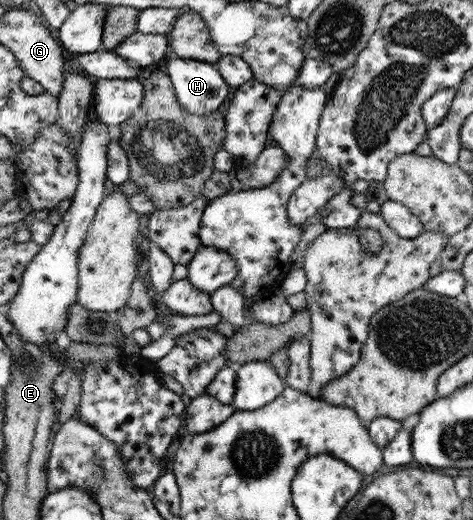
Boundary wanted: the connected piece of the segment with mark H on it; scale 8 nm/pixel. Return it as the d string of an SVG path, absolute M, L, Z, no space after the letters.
M171 56L166 64L166 74L172 81L178 102L196 116L216 112L230 96L230 85L224 81L216 66L208 62Z

